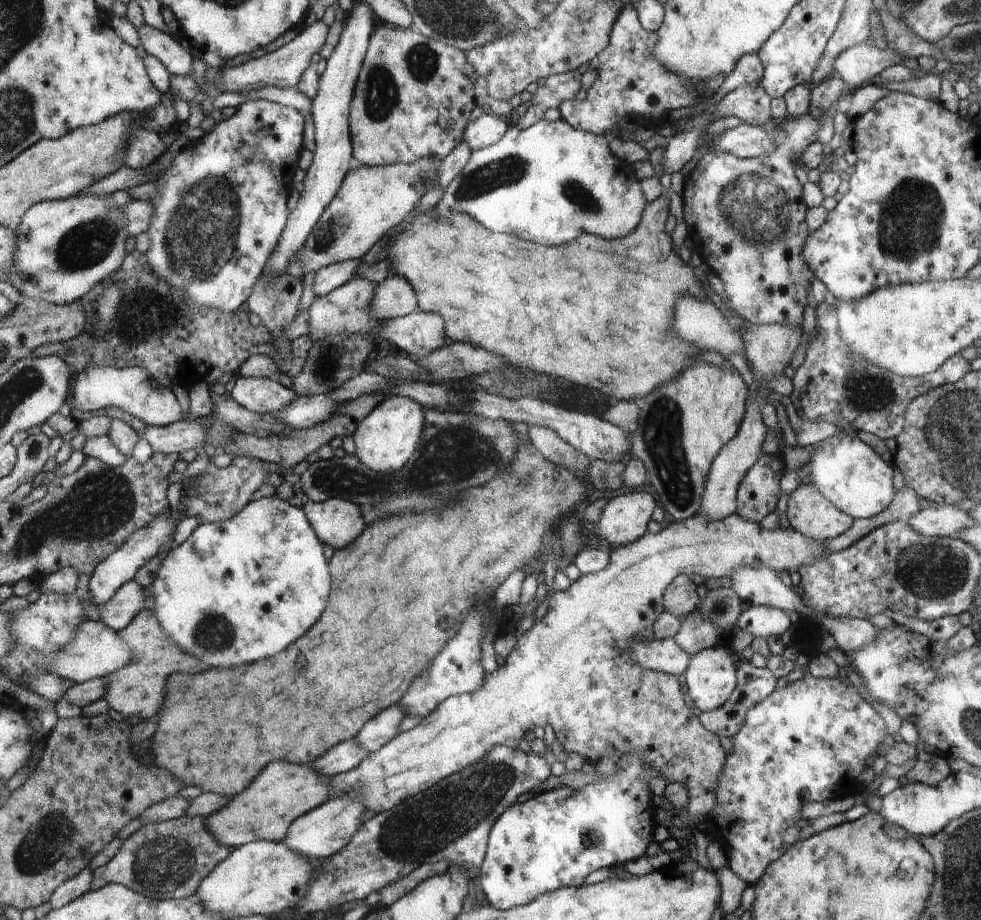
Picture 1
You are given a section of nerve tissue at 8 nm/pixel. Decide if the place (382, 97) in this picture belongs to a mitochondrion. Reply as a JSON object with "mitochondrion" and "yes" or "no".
{"mitochondrion":"yes"}

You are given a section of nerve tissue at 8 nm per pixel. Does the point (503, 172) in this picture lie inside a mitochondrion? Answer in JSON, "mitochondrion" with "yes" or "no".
{"mitochondrion":"yes"}

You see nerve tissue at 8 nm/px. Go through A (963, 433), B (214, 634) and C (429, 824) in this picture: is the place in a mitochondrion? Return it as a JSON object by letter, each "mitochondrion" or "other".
{"A":"mitochondrion","B":"mitochondrion","C":"mitochondrion"}

